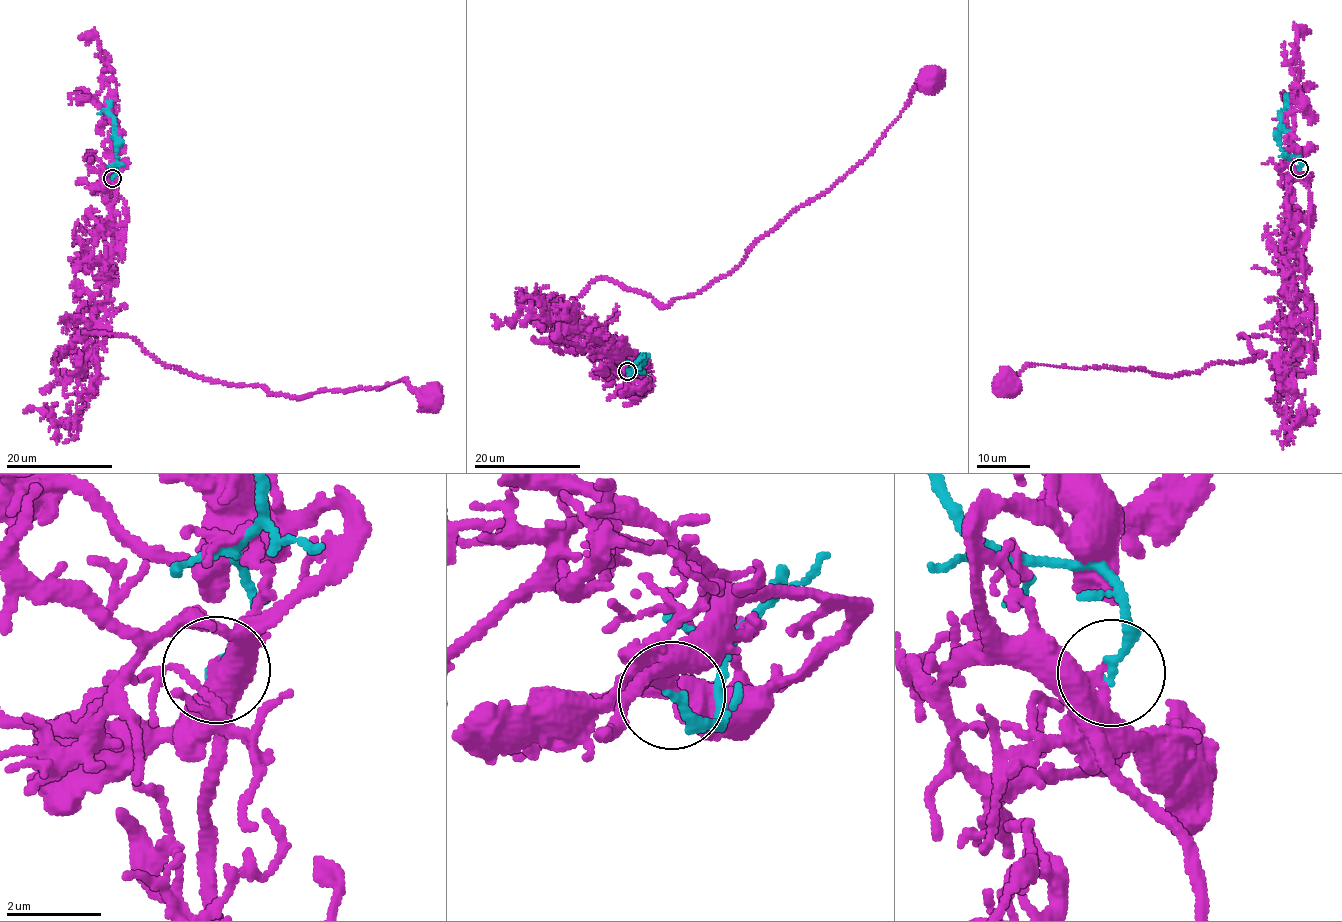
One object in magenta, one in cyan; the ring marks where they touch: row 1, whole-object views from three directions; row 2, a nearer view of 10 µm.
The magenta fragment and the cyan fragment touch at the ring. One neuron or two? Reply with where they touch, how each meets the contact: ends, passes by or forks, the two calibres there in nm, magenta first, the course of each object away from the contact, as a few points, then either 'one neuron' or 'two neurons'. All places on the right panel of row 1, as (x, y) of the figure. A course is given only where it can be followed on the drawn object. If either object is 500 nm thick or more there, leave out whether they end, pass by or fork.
(1299, 168) | magenta ends | cyan ends | 320/200 nm | magenta via (1300, 167), (1292, 322), (1240, 335), (1264, 354), (1172, 376), (1030, 364), (1004, 383) | cyan via (1300, 168), (1299, 158), (1288, 156), (1280, 145), (1279, 112), (1287, 103), (1285, 109) | two neurons

